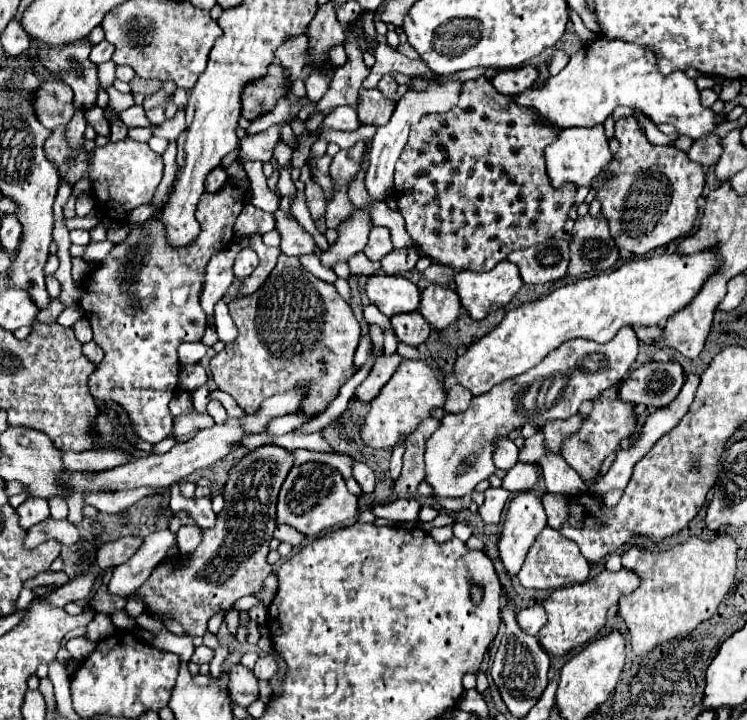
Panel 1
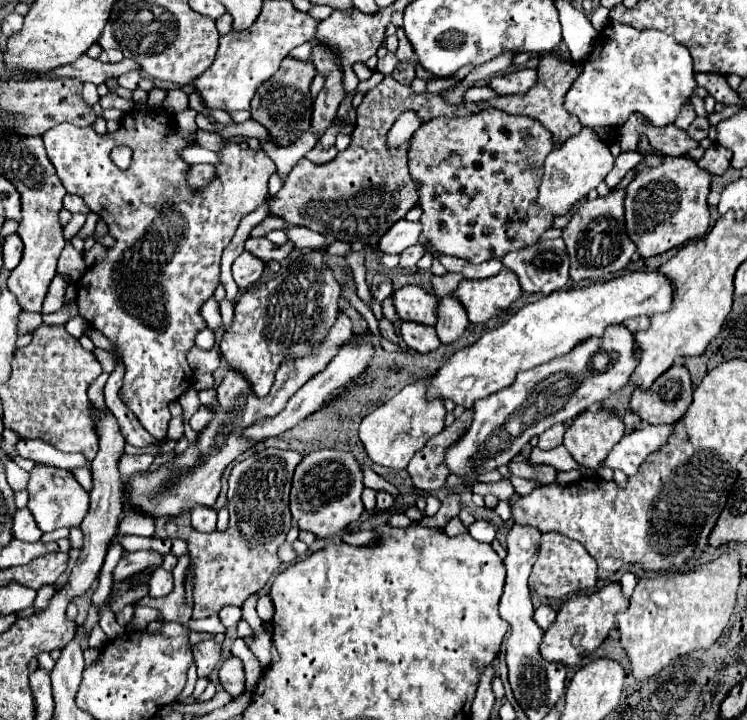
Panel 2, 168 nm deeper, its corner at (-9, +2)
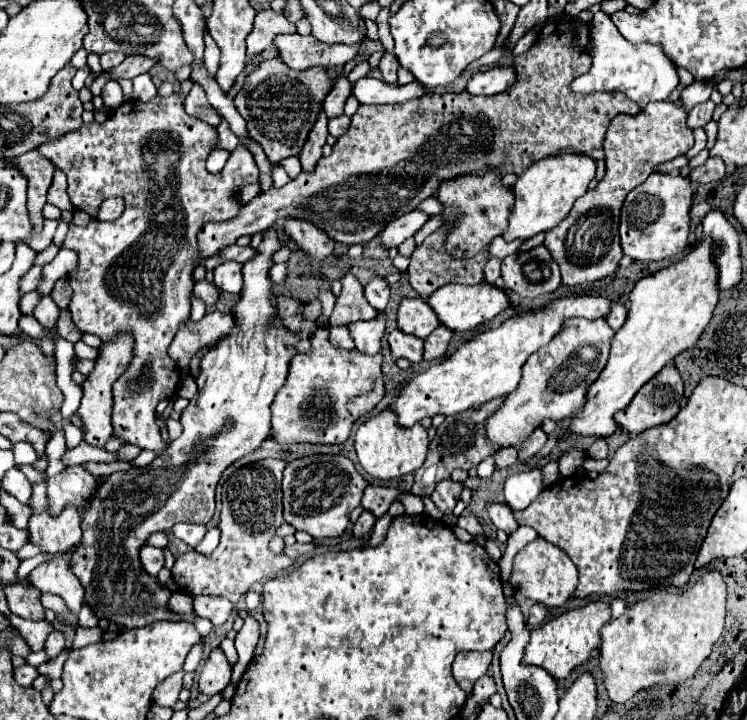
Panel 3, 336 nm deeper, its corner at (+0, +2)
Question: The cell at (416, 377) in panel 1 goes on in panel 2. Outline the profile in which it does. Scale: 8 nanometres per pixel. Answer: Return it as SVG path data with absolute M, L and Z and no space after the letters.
M418 379L410 385L406 385L400 393L396 393L392 399L376 407L370 415L366 415L360 423L360 441L368 453L368 457L374 463L380 463L384 467L392 469L406 469L408 461L424 445L430 437L440 433L444 429L444 417L446 409L440 397L428 399L428 379Z

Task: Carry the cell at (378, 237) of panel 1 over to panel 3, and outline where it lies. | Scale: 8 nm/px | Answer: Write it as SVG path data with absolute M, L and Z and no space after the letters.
M415 209L411 213L405 213L403 217L395 219L391 225L387 225L387 229L381 233L383 237L383 245L385 247L399 247L405 239L413 237L427 221L431 215L427 215L421 209Z

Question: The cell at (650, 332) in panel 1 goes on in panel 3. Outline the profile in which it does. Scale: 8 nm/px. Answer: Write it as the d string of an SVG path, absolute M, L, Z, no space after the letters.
M621 303L611 305L611 307L609 307L609 313L605 315L605 319L607 319L607 323L613 327L613 331L621 329L621 325L623 325L625 319L627 319L627 307L621 305Z

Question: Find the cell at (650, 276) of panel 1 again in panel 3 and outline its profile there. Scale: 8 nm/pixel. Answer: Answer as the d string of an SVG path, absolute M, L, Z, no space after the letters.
M579 295L575 299L569 299L569 297L555 299L553 303L549 303L547 307L535 313L531 311L519 313L507 319L501 327L477 335L475 339L463 343L443 363L435 363L423 373L419 373L401 391L397 401L391 403L389 407L397 415L397 425L413 427L425 417L457 415L461 411L483 405L489 399L509 395L521 379L521 367L527 361L527 357L535 353L541 345L547 345L555 337L555 333L559 333L565 319L571 319L571 317L601 319L607 315L609 305L611 301L607 297L591 297L591 295Z

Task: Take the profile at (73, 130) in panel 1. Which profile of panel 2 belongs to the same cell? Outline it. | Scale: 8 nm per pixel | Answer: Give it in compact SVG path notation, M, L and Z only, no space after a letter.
M84 83L84 91L82 91L82 99L84 99L84 103L86 105L96 105L98 101L100 101L100 95L98 95L98 91L96 91L96 85L88 85L88 83Z

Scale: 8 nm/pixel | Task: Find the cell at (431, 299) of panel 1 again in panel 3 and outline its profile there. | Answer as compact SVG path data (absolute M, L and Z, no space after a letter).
M441 325L439 329L435 329L427 341L425 341L425 353L423 353L423 361L433 361L441 355L445 355L447 351L447 345L449 345L449 339L451 339L451 331Z

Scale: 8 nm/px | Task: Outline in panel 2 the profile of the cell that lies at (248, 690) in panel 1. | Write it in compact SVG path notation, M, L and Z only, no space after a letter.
M238 657L226 659L224 665L220 667L220 685L232 697L240 697L244 693L244 689L246 689L246 675L244 675L242 661Z

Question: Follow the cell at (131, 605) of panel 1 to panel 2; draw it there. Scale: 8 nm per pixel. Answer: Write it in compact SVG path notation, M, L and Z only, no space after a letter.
M158 567L154 573L154 577L148 583L148 595L150 597L164 597L172 591L172 573L164 571L164 567Z

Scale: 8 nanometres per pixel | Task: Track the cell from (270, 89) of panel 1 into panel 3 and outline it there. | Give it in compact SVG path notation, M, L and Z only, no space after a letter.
M277 57L259 63L257 69L247 75L245 85L235 95L233 103L247 121L249 137L259 141L269 163L279 163L281 159L301 153L309 131L323 109L323 99L333 89L333 83L335 79L331 79L323 67L295 71L283 65Z

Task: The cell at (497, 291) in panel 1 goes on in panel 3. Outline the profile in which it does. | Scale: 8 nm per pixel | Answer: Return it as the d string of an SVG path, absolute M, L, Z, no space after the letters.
M451 283L451 285L443 285L437 291L433 291L427 297L427 305L437 313L439 321L447 329L451 329L451 331L469 331L469 329L481 325L483 321L493 319L497 313L501 313L509 305L509 299L507 299L507 295L499 287L489 285L489 283L473 285L473 287L453 285Z

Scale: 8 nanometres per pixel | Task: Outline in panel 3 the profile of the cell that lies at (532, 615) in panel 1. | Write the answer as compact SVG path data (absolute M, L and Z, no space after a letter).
M535 603L535 605L531 605L531 609L529 609L527 623L529 623L529 627L537 627L545 617L547 617L547 607L543 607L541 603Z

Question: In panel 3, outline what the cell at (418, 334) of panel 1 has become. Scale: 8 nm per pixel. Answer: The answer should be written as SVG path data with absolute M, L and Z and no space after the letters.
M395 329L389 335L389 345L395 359L403 357L403 359L409 359L411 363L419 363L423 357L423 341L419 341L419 337L411 337L403 333L401 329Z

